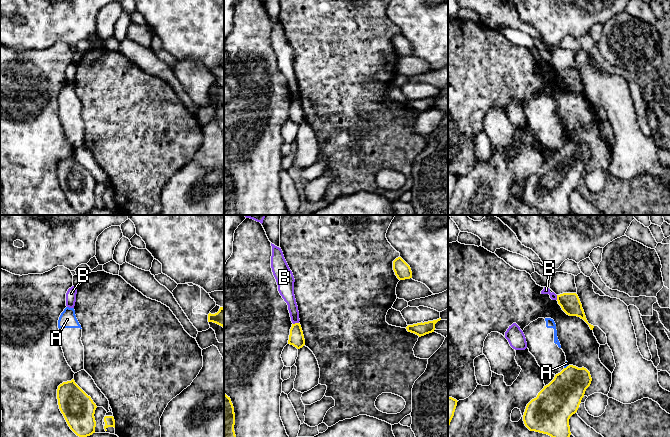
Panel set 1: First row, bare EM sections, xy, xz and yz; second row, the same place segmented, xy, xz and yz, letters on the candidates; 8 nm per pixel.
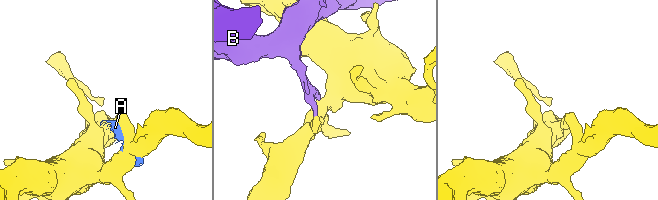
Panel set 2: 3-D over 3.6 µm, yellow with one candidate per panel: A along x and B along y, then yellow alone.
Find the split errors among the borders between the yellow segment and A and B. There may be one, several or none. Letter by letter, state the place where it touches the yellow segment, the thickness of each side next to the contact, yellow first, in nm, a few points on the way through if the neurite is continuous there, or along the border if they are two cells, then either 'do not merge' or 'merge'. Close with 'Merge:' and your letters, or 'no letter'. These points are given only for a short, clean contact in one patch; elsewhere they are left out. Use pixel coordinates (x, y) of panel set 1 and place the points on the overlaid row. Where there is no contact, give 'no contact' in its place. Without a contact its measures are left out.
A: contact yz (566, 367); calibres 300 and 30 nm; do not merge
B: contact xz (295, 323); calibres 130 and 110 nm; do not merge
Merge: no letter

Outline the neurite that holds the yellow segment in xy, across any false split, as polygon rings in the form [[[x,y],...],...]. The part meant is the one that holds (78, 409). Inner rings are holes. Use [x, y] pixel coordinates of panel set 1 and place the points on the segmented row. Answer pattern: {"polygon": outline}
{"polygon": [[[72,379],[57,389],[58,405],[70,429],[79,437],[95,433],[96,404]]]}

